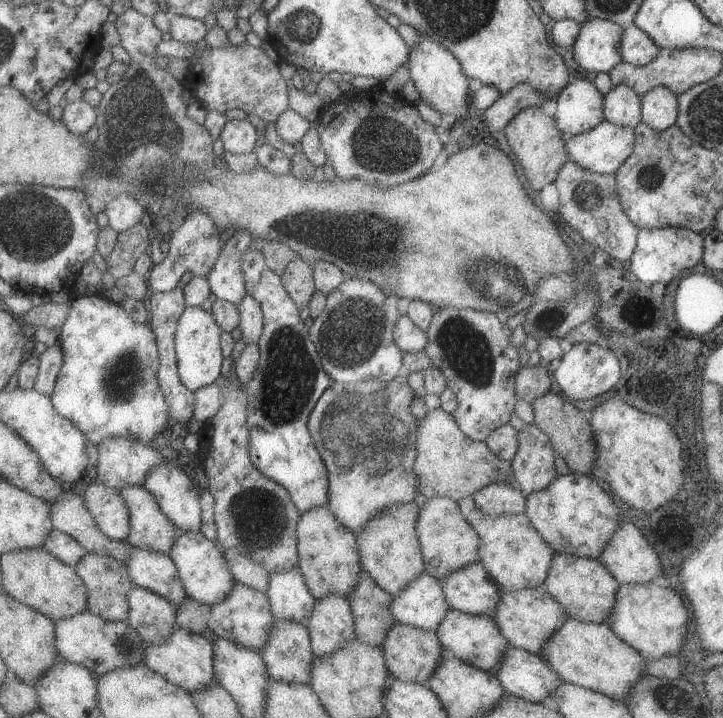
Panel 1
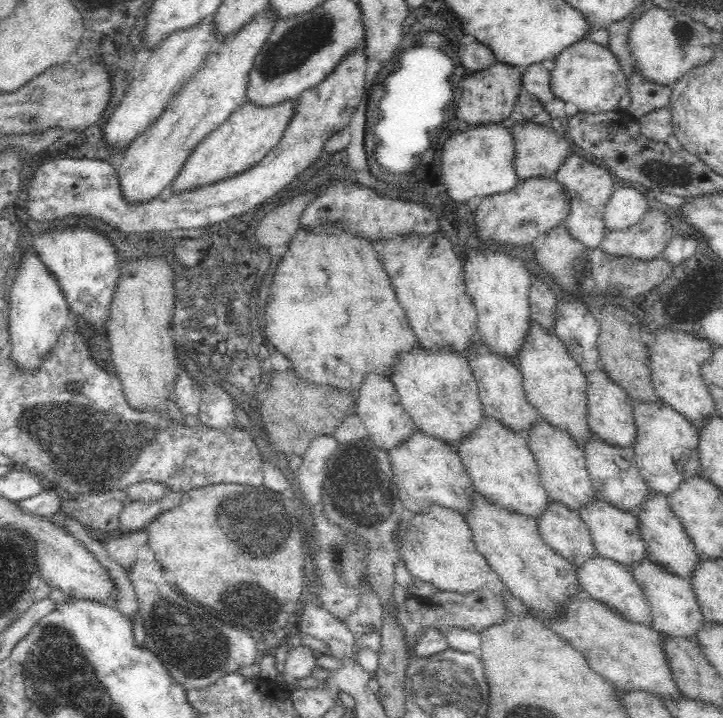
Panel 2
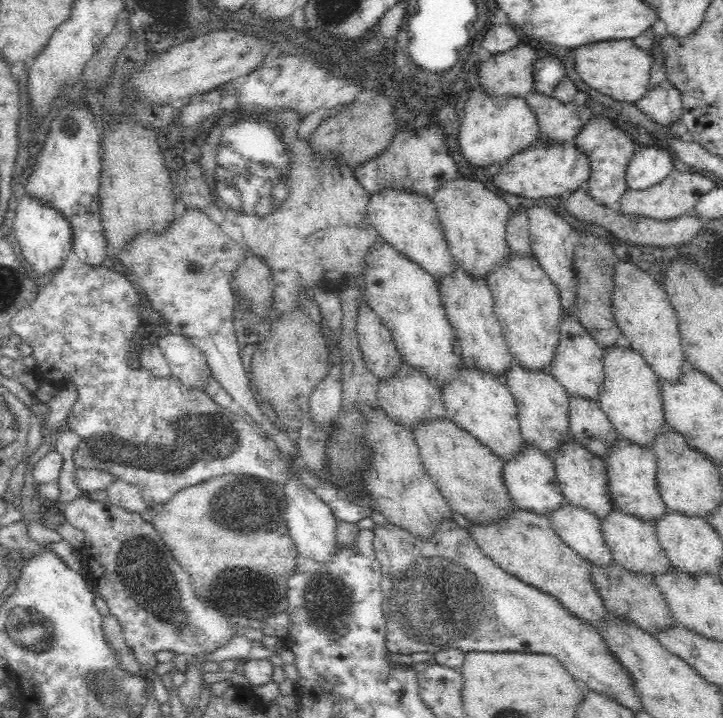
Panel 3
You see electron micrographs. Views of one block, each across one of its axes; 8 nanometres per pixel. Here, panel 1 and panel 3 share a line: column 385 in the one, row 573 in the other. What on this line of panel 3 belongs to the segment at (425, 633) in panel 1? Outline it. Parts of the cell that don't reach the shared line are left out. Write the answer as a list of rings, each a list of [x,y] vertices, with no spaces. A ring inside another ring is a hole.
[[[612,508],[611,512],[601,520],[601,529],[613,560],[624,568],[646,575],[664,572],[666,568],[670,568],[670,561],[660,546],[654,522]]]

